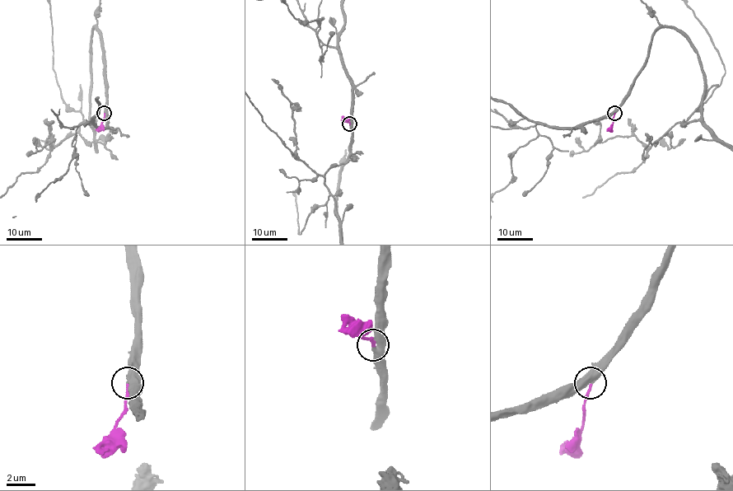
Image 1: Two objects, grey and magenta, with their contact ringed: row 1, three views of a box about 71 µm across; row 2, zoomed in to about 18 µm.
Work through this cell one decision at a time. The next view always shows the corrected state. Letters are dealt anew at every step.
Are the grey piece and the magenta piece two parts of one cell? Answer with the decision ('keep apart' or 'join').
join

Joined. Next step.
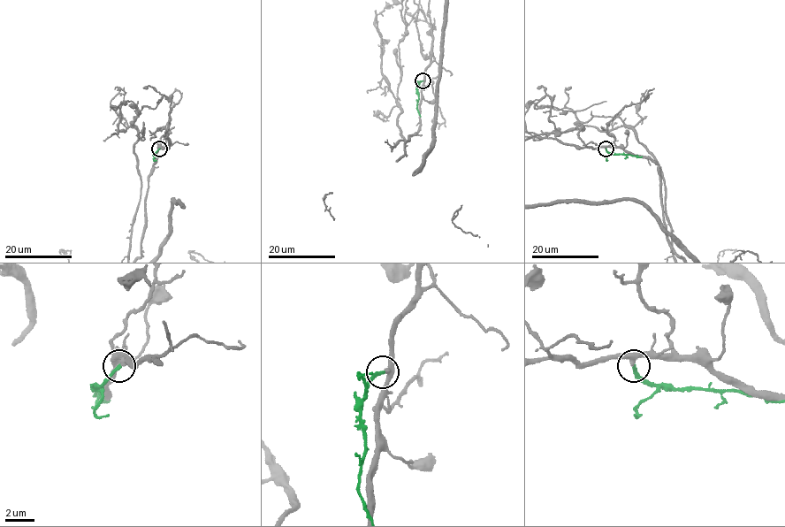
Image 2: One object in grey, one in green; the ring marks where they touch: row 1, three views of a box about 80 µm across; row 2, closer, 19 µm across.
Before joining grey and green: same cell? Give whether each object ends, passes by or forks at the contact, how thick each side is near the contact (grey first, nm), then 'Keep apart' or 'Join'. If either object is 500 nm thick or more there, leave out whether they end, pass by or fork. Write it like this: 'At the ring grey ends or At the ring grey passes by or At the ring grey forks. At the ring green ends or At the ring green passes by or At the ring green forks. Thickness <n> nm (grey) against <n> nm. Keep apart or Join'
At the ring grey passes by. At the ring green ends. Thickness 280 nm (grey) against 240 nm. Keep apart

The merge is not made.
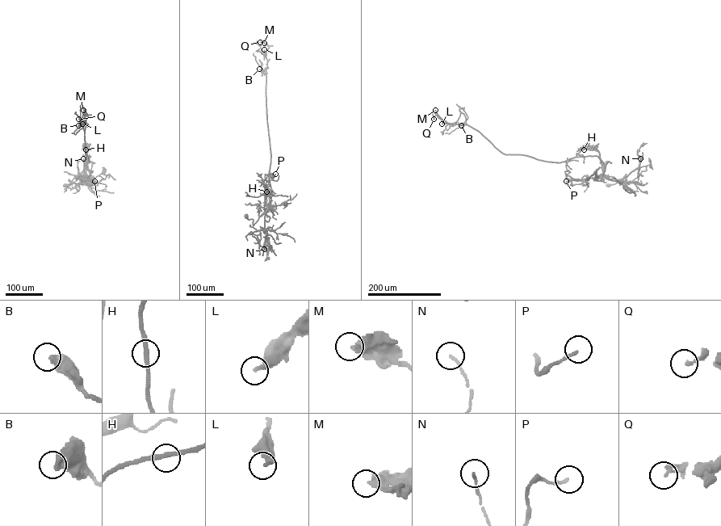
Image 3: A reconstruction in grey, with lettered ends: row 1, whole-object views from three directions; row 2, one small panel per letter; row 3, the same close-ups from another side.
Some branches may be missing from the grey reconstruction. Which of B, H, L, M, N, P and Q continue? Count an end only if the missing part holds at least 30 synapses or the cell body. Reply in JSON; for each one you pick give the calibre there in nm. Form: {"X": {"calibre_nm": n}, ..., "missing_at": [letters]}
{"M": {"calibre_nm": 500}, "Q": {"calibre_nm": 160}, "missing_at": ["M", "Q"]}

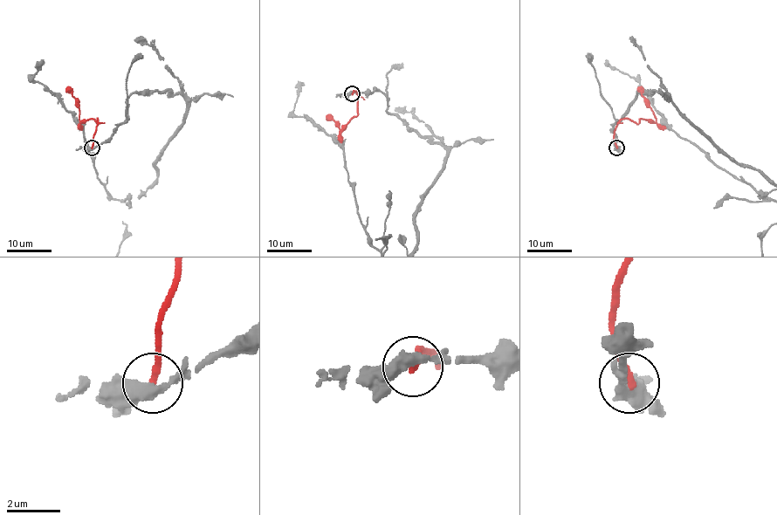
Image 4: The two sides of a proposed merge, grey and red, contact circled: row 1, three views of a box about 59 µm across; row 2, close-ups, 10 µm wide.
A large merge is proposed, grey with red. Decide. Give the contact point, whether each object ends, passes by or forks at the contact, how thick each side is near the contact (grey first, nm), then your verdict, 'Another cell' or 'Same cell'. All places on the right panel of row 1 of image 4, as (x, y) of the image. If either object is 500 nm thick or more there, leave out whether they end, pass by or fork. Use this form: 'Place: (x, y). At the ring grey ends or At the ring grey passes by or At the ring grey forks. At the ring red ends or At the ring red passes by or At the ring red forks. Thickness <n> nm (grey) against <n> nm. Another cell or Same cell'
Place: (616, 147). At the ring grey passes by. At the ring red ends. Thickness 400 nm (grey) against 280 nm. Another cell

